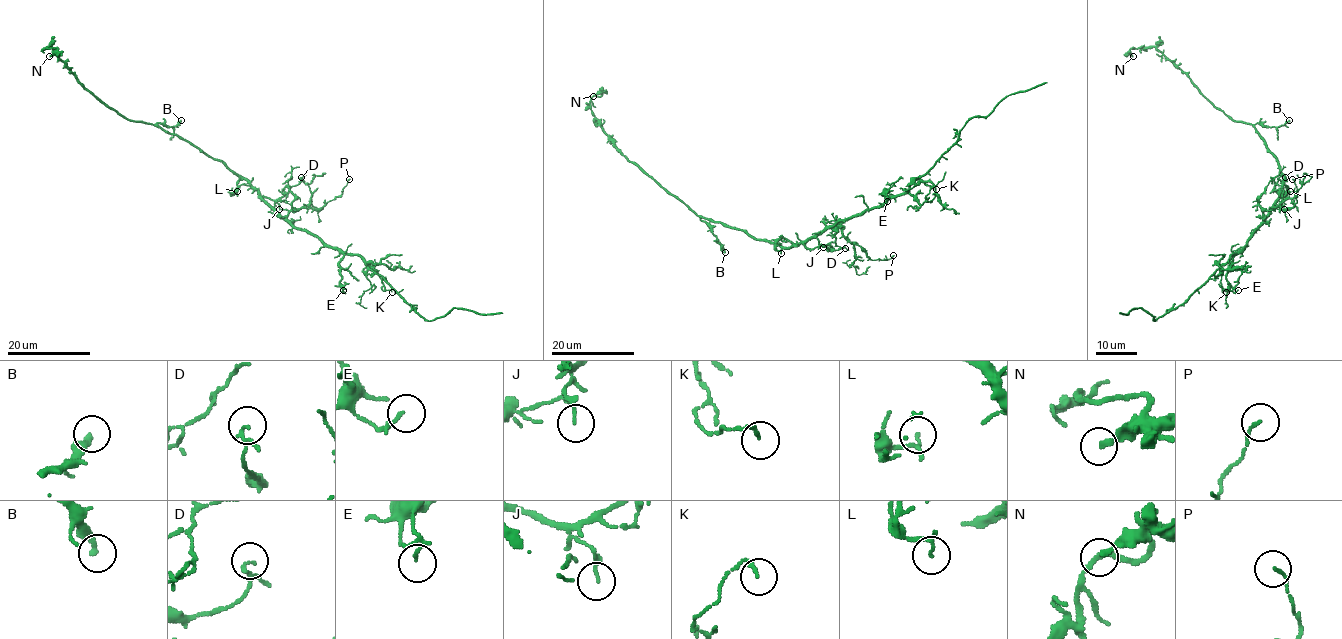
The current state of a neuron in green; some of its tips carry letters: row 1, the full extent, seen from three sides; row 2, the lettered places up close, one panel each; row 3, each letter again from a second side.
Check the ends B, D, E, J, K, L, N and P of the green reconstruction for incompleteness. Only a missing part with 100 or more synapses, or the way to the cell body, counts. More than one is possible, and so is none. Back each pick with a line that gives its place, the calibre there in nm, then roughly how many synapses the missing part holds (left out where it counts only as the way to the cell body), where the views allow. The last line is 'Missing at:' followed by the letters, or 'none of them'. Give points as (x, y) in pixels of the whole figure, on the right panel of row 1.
Missing at: none of them

